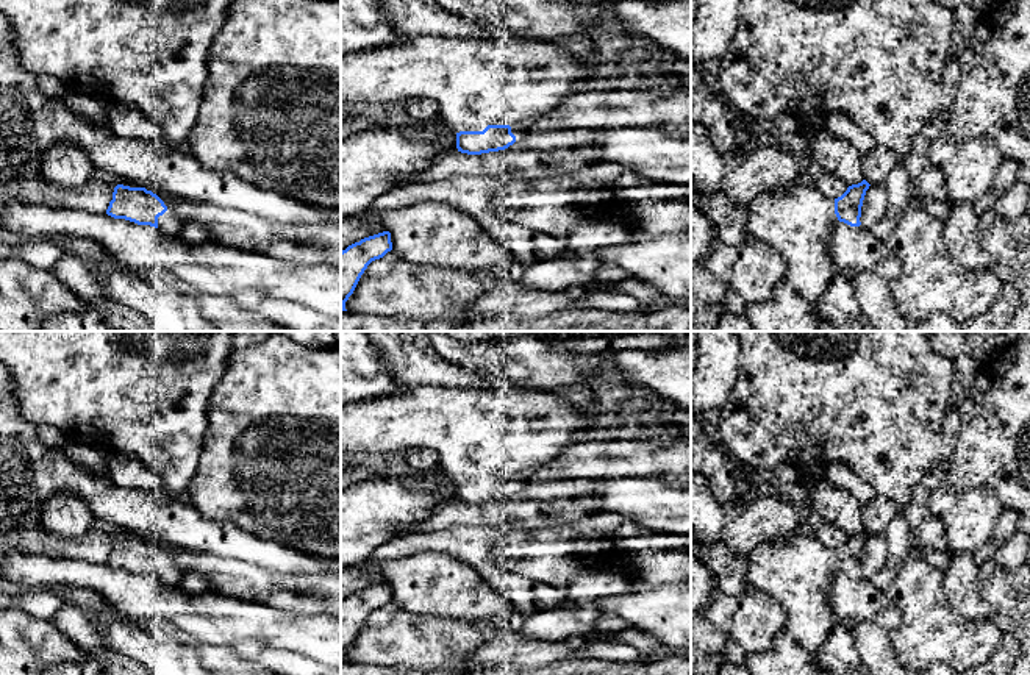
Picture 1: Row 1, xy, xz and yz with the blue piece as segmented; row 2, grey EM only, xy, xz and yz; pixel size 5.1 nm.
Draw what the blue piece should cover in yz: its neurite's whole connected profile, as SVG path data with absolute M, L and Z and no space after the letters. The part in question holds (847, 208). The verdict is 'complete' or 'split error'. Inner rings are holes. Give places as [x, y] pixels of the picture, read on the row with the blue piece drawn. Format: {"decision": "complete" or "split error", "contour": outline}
{"decision": "split error", "contour": "M863 180L858 184L849 186L841 197L828 198L816 186L800 183L781 184L775 189L763 191L744 209L746 233L772 247L785 259L785 280L811 305L821 298L822 291L839 272L828 253L830 231L838 222L850 227L861 225L861 206L869 186Z"}

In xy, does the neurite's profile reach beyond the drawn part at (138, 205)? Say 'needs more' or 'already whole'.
needs more

